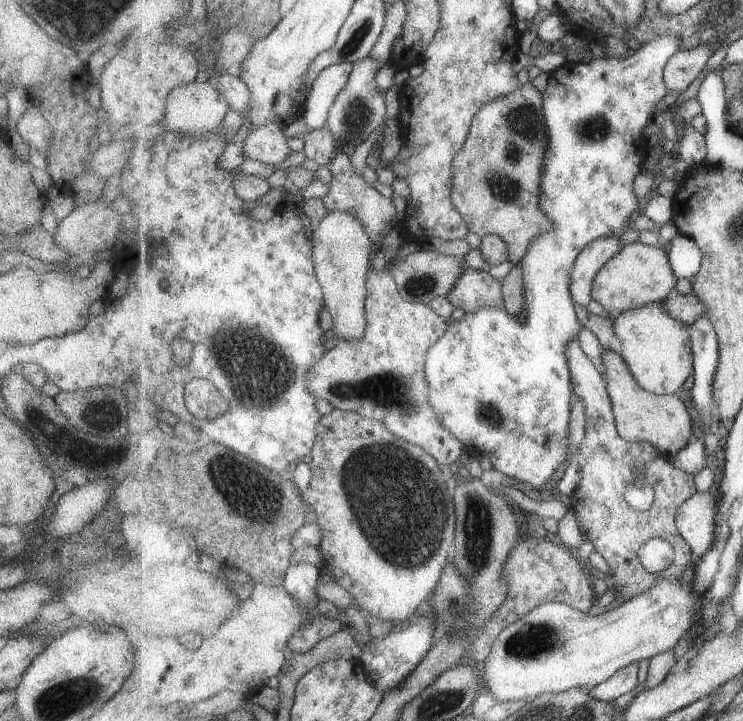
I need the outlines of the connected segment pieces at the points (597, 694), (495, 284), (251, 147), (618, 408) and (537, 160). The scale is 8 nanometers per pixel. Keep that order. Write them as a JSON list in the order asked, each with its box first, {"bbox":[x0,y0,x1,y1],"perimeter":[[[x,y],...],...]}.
[{"bbox":[590,661,639,701],"perimeter":[[[639,661],[630,662],[620,671],[613,673],[605,682],[590,689],[590,693],[596,699],[602,701],[612,701],[625,692],[633,690],[639,682]]]},{"bbox":[448,268,506,313],"perimeter":[[[464,268],[464,273],[448,294],[449,300],[466,313],[474,313],[479,307],[490,306],[506,310],[504,284],[488,272]]]},{"bbox":[243,123,296,164],"perimeter":[[[269,123],[268,125],[251,130],[243,143],[243,156],[267,164],[279,164],[279,162],[283,162],[285,158],[291,156],[291,152],[295,149],[291,148],[291,145],[296,142],[286,134],[285,128],[286,126],[281,123]]]},{"bbox":[600,347,693,458],"perimeter":[[[600,347],[607,388],[612,400],[618,433],[634,443],[649,443],[673,458],[693,440],[693,422],[687,403],[675,393],[656,395],[645,390],[634,377],[620,352]]]},{"bbox":[453,81,552,265],"perimeter":[[[529,81],[506,96],[500,96],[481,107],[480,112],[472,120],[468,141],[457,153],[453,163],[453,206],[468,224],[469,231],[481,239],[487,234],[503,237],[509,247],[508,260],[513,265],[520,264],[536,236],[552,227],[552,220],[540,207],[543,160],[547,157],[549,146],[548,128],[545,122],[544,95],[541,96],[539,90],[535,90],[535,86]]]}]

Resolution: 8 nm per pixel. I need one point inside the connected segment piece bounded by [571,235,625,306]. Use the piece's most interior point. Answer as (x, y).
(590, 260)

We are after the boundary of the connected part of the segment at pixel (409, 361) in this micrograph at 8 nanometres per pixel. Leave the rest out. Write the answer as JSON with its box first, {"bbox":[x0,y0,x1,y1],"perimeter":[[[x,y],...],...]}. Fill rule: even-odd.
{"bbox":[309,260,469,466],"perimeter":[[[392,260],[387,261],[382,272],[371,268],[368,272],[368,298],[365,305],[367,328],[363,338],[331,343],[323,358],[311,369],[309,390],[318,398],[327,399],[335,409],[355,411],[370,419],[389,426],[397,436],[423,446],[440,464],[458,466],[469,456],[464,442],[457,438],[438,417],[429,402],[429,384],[425,378],[425,362],[429,348],[433,346],[449,328],[449,320],[425,303],[411,302],[400,294],[396,278],[392,273]]]}

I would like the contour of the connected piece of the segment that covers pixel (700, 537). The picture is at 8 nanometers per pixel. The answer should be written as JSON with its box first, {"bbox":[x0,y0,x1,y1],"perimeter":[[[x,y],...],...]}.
{"bbox":[676,490,722,557],"perimeter":[[[719,490],[697,493],[680,506],[676,523],[693,552],[702,557],[715,542],[718,506],[722,499]]]}

